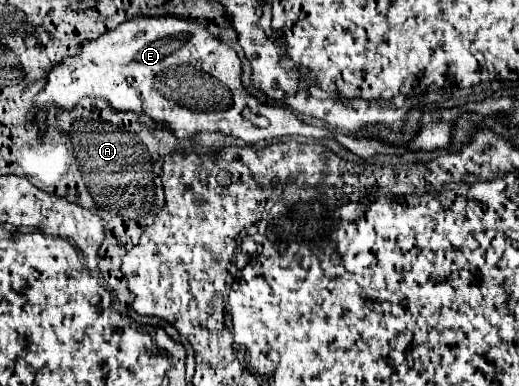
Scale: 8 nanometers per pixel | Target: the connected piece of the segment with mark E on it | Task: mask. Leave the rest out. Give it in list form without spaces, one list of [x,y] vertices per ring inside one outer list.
[[[131,16],[99,40],[85,42],[77,56],[55,66],[35,104],[43,108],[45,102],[53,102],[73,108],[83,96],[103,96],[119,112],[147,114],[167,124],[179,140],[203,132],[231,134],[247,144],[277,138],[277,134],[303,134],[311,140],[333,136],[325,128],[301,122],[289,108],[263,104],[245,90],[241,72],[237,52],[211,36],[203,24],[179,16]]]

